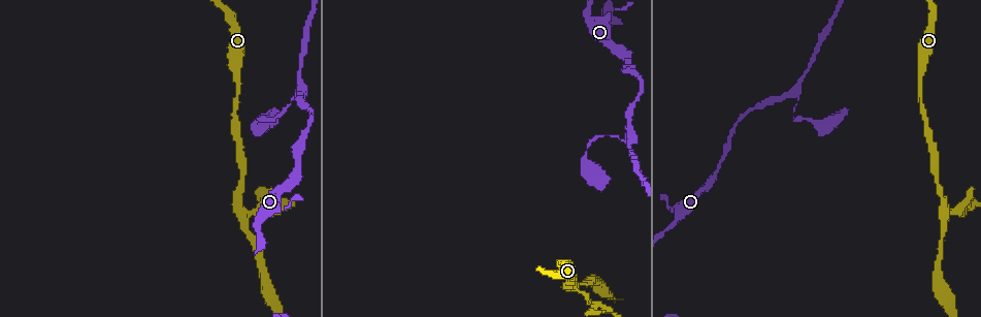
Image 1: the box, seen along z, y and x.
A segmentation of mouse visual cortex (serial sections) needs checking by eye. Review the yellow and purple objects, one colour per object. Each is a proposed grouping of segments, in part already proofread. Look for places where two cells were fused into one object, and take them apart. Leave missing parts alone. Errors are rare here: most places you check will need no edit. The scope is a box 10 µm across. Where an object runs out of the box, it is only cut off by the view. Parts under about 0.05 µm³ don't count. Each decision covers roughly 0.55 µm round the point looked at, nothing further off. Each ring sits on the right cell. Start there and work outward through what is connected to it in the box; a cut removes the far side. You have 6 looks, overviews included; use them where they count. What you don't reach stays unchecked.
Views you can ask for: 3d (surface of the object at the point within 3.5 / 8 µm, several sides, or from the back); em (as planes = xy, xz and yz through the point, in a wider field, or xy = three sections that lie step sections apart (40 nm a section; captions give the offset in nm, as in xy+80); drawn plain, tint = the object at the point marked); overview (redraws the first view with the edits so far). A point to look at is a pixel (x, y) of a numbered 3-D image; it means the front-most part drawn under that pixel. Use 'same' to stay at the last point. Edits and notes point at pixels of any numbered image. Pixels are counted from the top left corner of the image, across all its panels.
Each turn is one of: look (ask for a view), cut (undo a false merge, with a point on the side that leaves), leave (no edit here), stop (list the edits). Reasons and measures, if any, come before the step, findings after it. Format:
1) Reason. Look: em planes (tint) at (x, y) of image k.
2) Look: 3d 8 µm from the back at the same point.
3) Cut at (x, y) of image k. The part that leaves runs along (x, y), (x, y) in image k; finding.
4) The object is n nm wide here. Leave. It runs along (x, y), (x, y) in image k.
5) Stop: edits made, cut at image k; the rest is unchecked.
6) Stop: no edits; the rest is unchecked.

Calibre changes. Look: 3d 3.5 µm at (796, 91) of image 1.

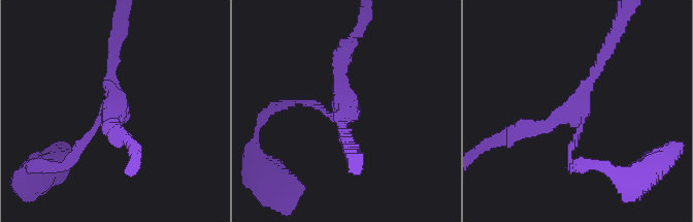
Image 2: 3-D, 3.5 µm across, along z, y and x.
3 arms meet here; the arms are 100, 200, 250 nm wide; now the EM. Look: em planes (tint) at (344, 105) of image 2.

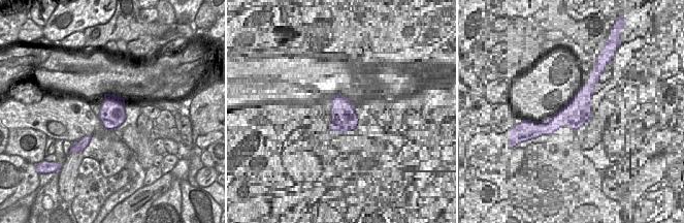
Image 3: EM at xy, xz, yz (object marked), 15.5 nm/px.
Leave. It runs along (349, 44), (345, 105), (298, 103) in image 2; one cell here.

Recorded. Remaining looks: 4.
Thick turns thin. Look: 3d 8 µm at (256, 124) of image 1.

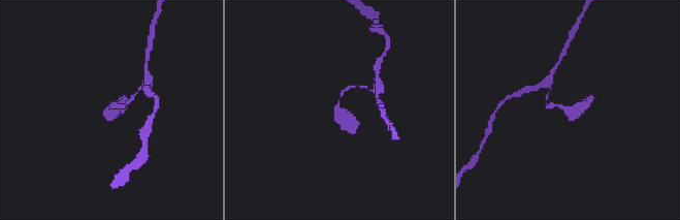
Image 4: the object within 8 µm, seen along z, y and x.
Look: 3d 3.5 µm at the same point.

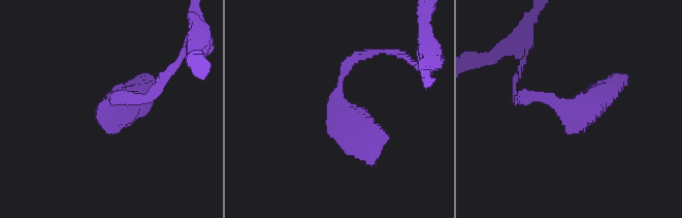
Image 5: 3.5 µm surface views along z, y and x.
Leave. It runs along (518, 98), (581, 111), (616, 82) in image 5; all the same cell.

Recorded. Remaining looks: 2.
Thick turns thin. Look: 3d 8 µm at (921, 75) of image 1.

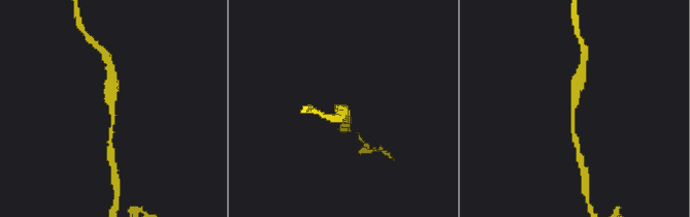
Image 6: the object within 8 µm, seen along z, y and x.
The arms are 150, 400 nm wide. Look: em xy step 5 (tint) at the same point.

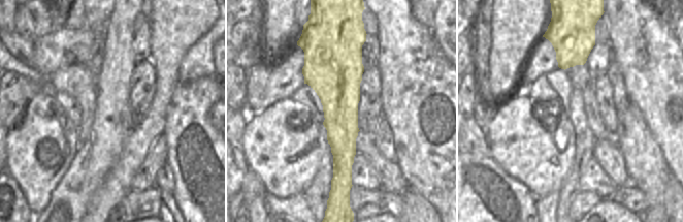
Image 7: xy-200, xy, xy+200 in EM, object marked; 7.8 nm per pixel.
Leave. It runs along (580, 79), (573, 104), (576, 138) in image 6; one cell here.

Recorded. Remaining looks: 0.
Stop: no edits; the rest is unchecked.

